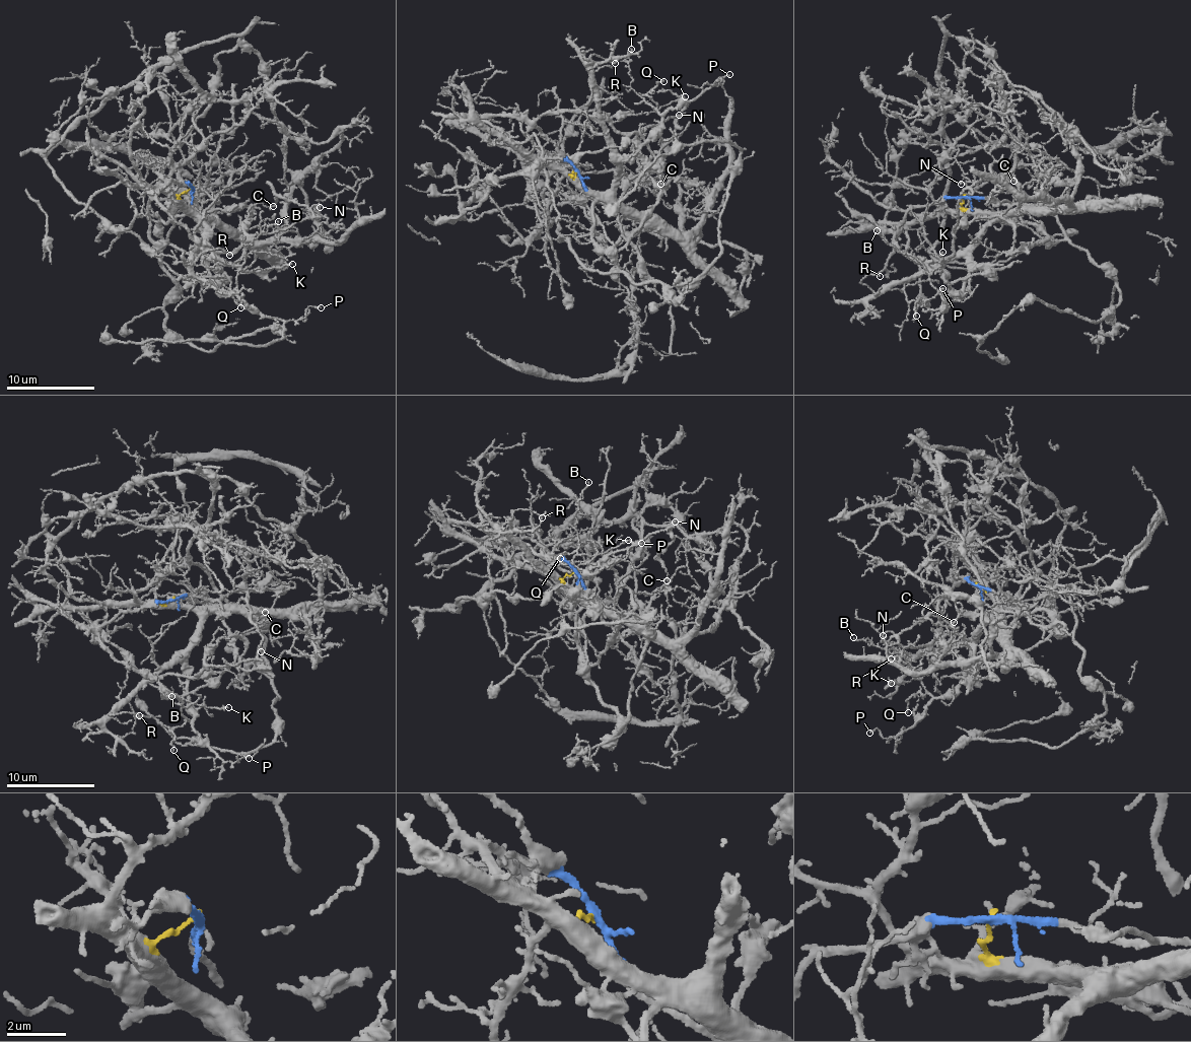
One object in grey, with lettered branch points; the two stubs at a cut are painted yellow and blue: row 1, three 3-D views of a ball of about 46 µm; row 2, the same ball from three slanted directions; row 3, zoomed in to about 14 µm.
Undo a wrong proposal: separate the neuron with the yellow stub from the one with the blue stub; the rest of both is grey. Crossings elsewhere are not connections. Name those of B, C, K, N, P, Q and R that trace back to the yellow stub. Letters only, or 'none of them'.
B, P, Q, R

